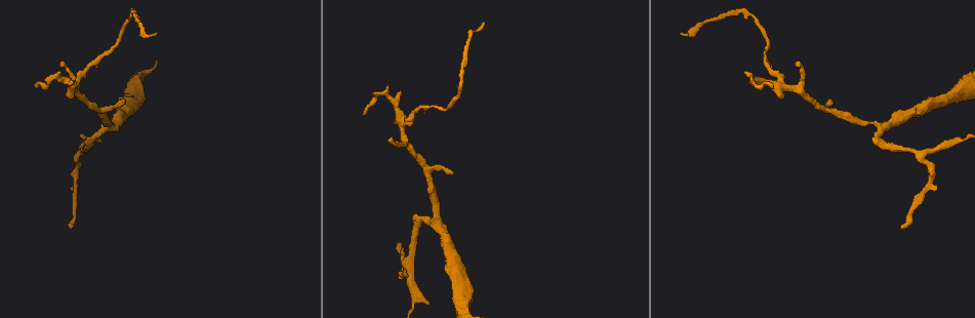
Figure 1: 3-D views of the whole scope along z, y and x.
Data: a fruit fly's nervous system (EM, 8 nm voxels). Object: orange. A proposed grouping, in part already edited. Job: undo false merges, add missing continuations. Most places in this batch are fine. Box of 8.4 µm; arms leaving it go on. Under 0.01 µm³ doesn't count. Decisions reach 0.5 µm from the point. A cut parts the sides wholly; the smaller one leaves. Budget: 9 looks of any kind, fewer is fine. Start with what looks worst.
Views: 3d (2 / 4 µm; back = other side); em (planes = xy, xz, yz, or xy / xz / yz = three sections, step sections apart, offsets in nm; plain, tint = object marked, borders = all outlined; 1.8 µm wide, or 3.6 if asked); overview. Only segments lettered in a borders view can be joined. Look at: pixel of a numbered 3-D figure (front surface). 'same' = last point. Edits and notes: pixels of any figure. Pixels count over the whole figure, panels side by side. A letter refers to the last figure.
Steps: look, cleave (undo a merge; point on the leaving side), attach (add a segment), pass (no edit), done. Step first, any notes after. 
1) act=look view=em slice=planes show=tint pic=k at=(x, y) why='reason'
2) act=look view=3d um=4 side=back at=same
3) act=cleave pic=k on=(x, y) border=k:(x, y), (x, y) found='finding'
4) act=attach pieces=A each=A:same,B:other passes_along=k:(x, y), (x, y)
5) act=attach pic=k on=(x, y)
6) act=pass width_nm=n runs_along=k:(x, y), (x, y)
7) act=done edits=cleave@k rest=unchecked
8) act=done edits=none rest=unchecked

act=look view=em slice=planes show=plain pic=1 at=(485, 22) why='long arm stops here'

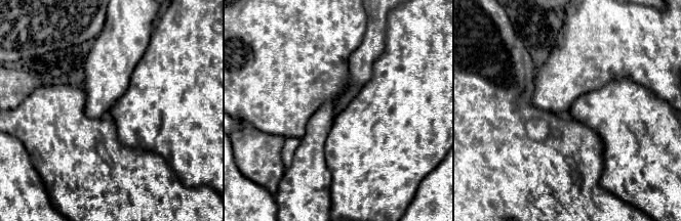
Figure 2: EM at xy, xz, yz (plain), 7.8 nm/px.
act=look view=em slice=planes show=borders at=same why='what lies round it'

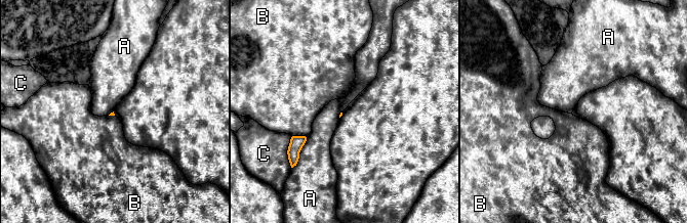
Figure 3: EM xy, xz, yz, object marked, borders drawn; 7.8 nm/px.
act=pass each=A:other,B:other,C:other border=3:(307, 137), (296, 163) found='none of them fits'

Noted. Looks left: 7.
act=look view=3d um=2 pic=1 at=(773, 88) why='an open end'

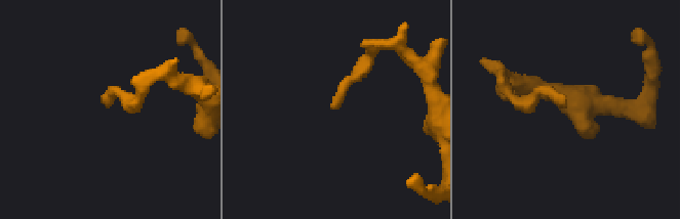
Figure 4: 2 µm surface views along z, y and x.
act=look view=em slice=planes show=borders pic=4 at=(333, 107)

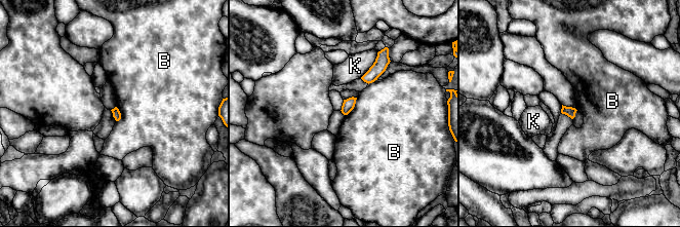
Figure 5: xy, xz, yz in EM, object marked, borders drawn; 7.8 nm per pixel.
act=pass each=B:other,K:other found='none of them fits'

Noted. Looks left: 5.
act=look view=3d um=2 pic=1 at=(901, 228) why='free end'

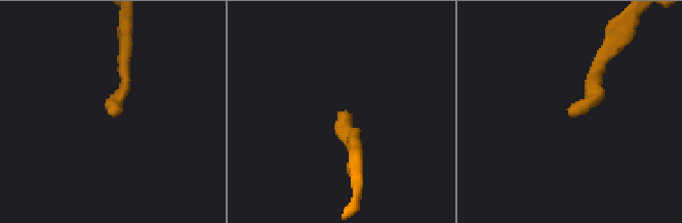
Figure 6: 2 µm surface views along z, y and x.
act=look view=em slice=planes show=plain pic=6 at=(338, 114)

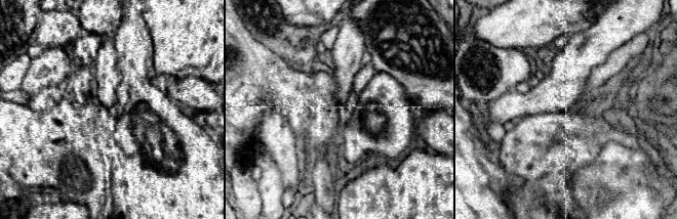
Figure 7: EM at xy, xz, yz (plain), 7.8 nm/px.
act=look view=em slice=planes show=borders at=same

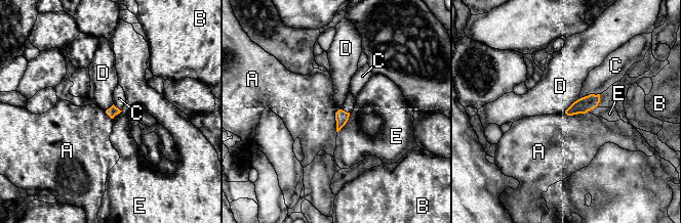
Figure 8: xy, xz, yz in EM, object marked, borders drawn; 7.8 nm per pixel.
act=pass each=A:other,B:other,C:other,D:other,E:other found='no lettered segment goes on from it'

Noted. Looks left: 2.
act=done edits=none rest=unchecked

